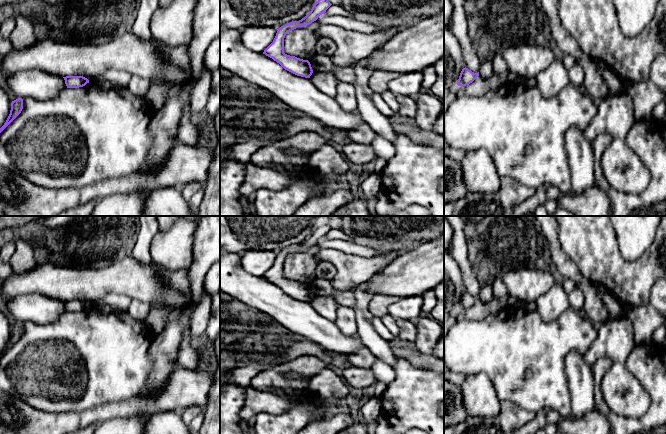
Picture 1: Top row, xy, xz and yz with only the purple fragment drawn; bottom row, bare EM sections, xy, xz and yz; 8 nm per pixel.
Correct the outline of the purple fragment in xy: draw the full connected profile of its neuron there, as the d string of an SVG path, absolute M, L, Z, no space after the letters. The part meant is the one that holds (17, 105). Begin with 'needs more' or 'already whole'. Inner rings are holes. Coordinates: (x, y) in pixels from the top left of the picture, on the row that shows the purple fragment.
already whole; M18 98L12 101L10 114L4 125L0 128L0 133L21 113L22 109L23 109L22 98Z

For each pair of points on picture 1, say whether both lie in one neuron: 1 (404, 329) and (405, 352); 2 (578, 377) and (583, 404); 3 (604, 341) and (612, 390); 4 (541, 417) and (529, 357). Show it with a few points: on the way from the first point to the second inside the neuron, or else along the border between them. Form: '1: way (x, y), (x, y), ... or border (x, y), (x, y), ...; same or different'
1: border (397, 337), (412, 344); different
2: way (581, 384), (582, 397); same
3: way (616, 353), (617, 378); same
4: border (535, 414), (543, 409), (554, 409), (560, 417); different

